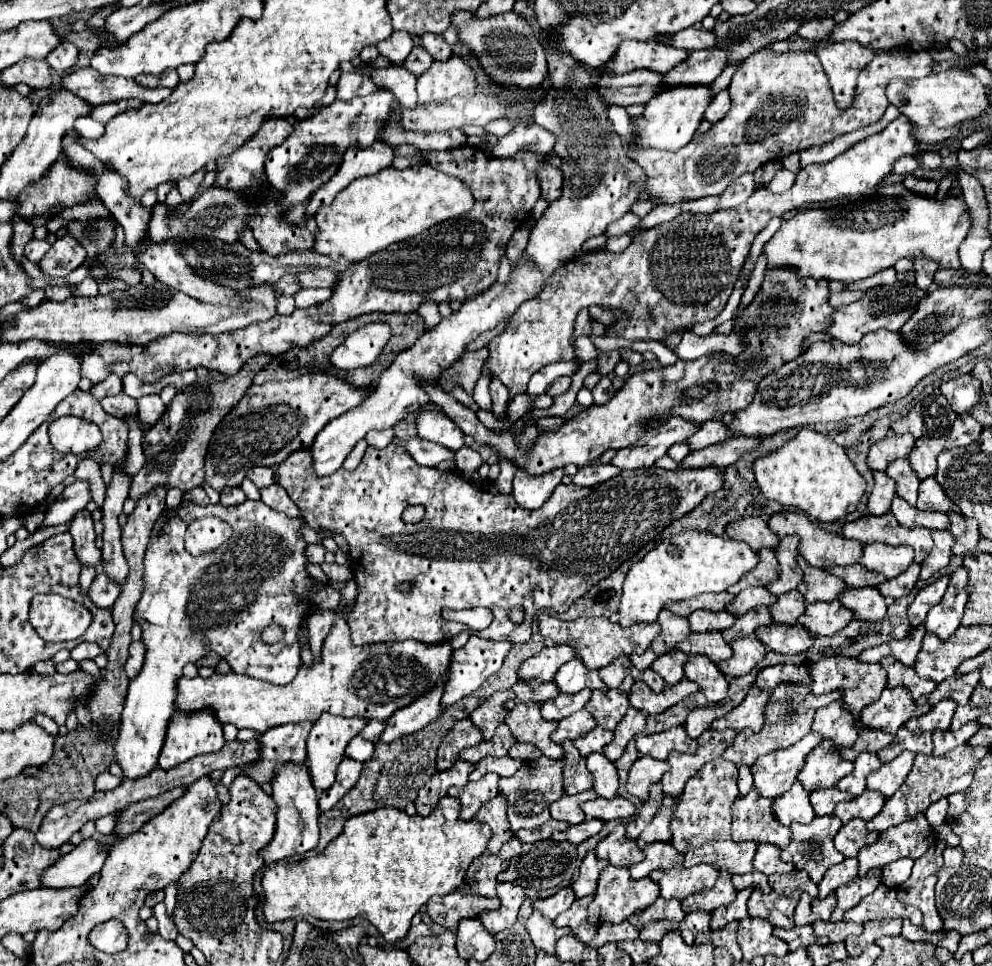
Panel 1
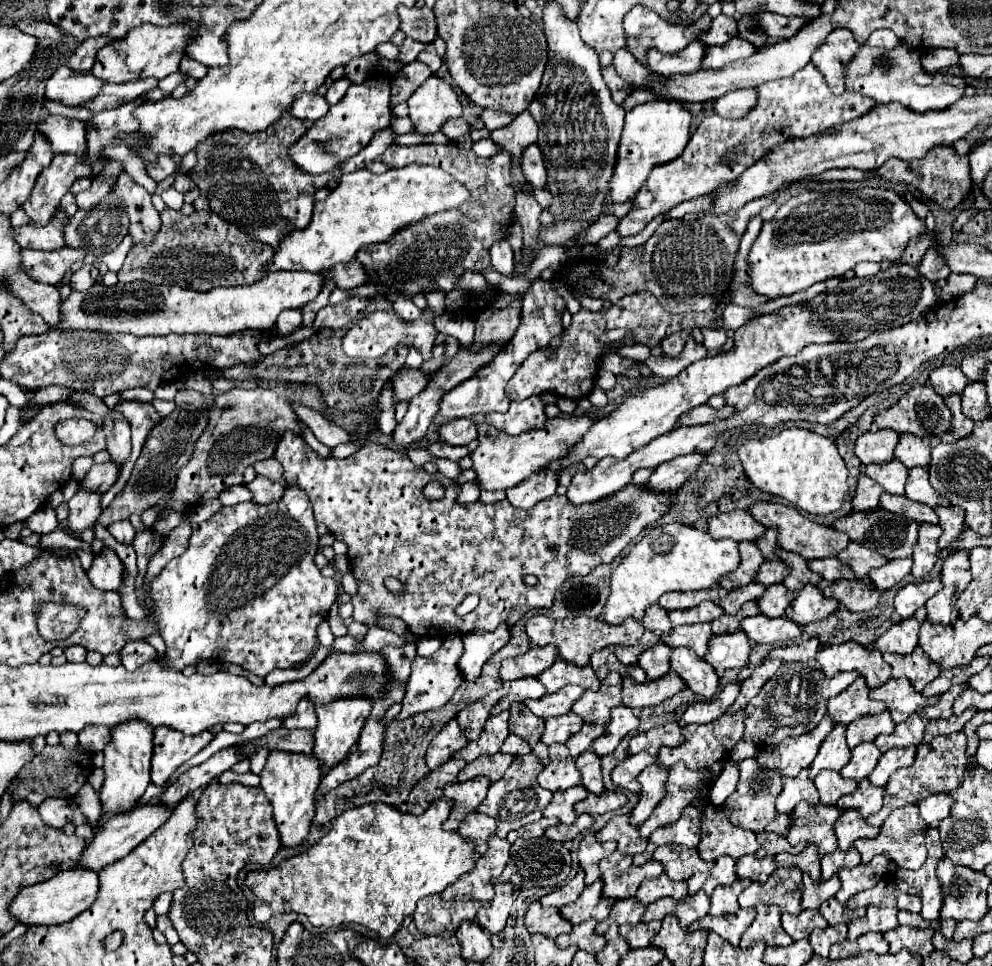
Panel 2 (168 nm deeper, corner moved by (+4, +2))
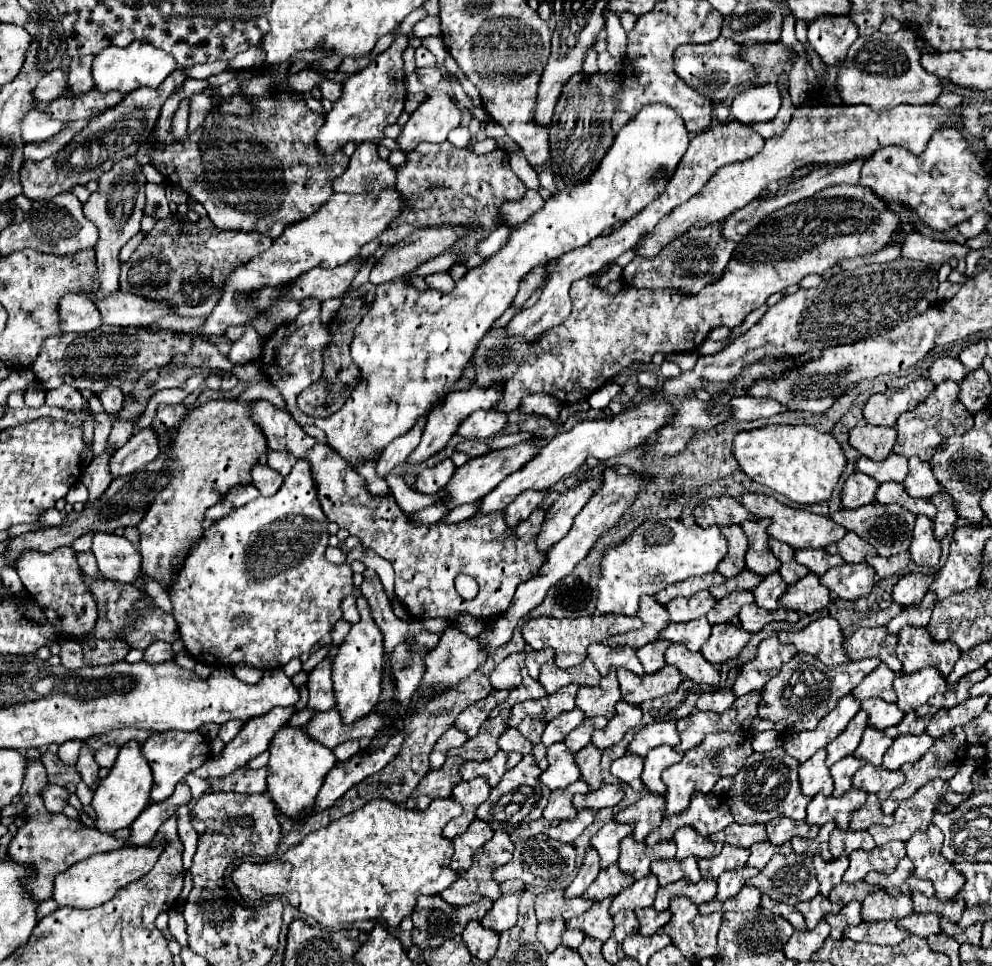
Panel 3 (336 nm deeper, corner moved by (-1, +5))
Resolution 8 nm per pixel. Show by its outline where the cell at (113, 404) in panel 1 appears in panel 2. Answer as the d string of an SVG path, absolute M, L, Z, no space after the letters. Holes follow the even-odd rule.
M122 402L118 404L118 412L122 412L122 416L126 416L132 424L132 454L126 462L126 466L132 468L140 456L146 436L162 420L162 416L156 414L152 402Z

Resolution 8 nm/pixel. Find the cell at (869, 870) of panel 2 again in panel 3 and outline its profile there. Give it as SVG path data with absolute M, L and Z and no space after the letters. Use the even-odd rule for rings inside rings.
M891 841L883 847L875 847L873 851L857 851L849 855L849 869L845 871L845 885L863 881L867 873L887 873L891 875L897 869L897 863L905 857L905 843L903 841Z

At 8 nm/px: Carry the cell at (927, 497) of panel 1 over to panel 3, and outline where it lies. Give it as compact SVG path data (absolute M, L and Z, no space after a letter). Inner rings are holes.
M919 457L909 459L909 475L905 479L905 491L911 497L919 499L931 499L935 493L945 491L939 481L931 473L931 465L925 461L919 461Z

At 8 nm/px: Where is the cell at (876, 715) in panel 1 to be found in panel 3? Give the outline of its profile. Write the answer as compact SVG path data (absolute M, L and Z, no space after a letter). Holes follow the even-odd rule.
M927 667L921 669L919 673L911 673L911 675L899 675L893 681L893 689L897 693L897 705L903 713L915 711L917 707L925 705L929 701L929 697L933 697L935 693L945 693L949 691L949 685L945 683L945 679L939 675L939 671L935 667Z

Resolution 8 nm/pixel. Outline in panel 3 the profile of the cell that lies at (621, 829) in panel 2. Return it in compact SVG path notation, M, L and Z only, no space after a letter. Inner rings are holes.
M647 793L641 797L637 803L629 805L627 809L619 811L613 819L615 823L629 823L633 825L633 839L643 843L645 837L657 829L663 821L663 797L661 795L651 795Z

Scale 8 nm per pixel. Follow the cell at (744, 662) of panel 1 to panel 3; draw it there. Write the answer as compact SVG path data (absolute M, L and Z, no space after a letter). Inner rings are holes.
M727 623L713 625L711 637L703 645L701 653L711 665L721 665L729 659L739 657L741 649L749 643L749 639L751 635L739 625L727 625Z

